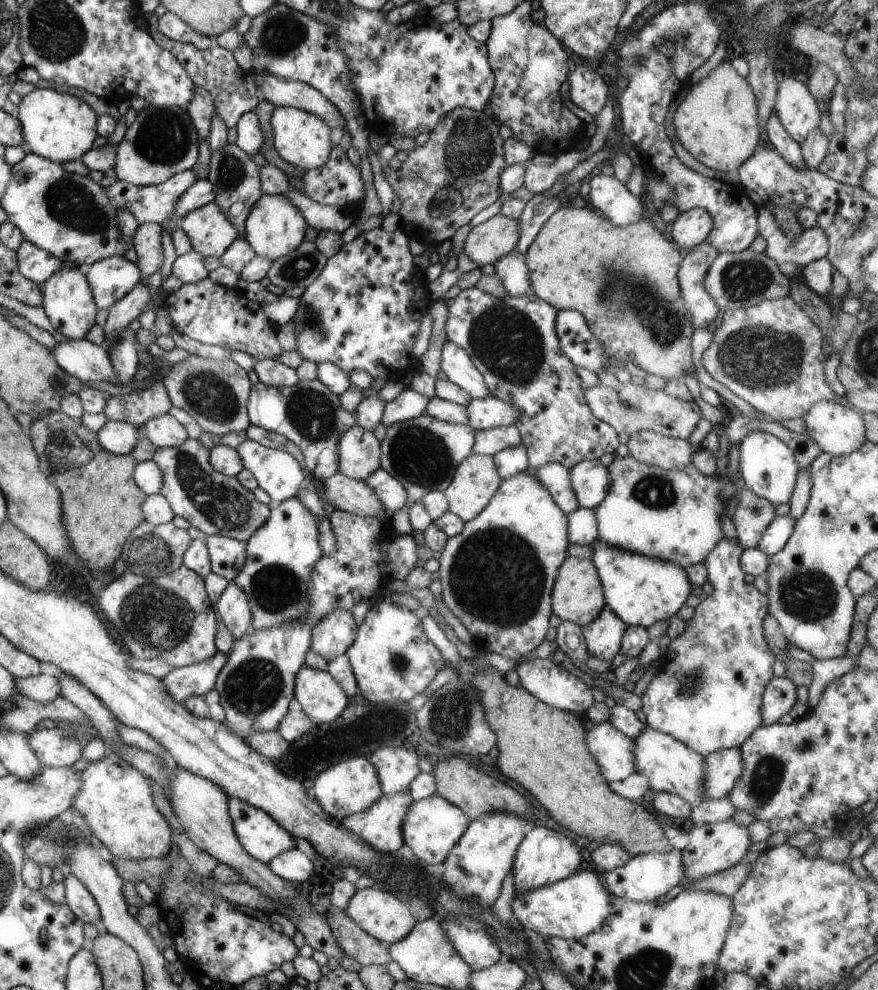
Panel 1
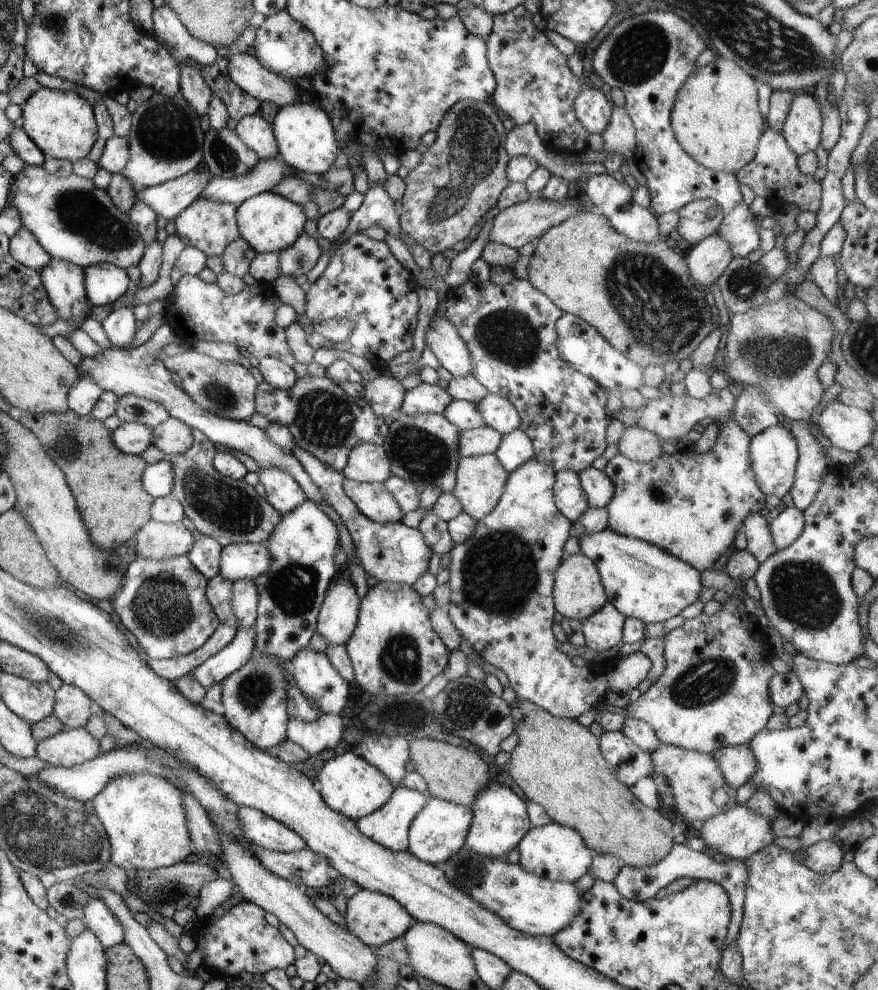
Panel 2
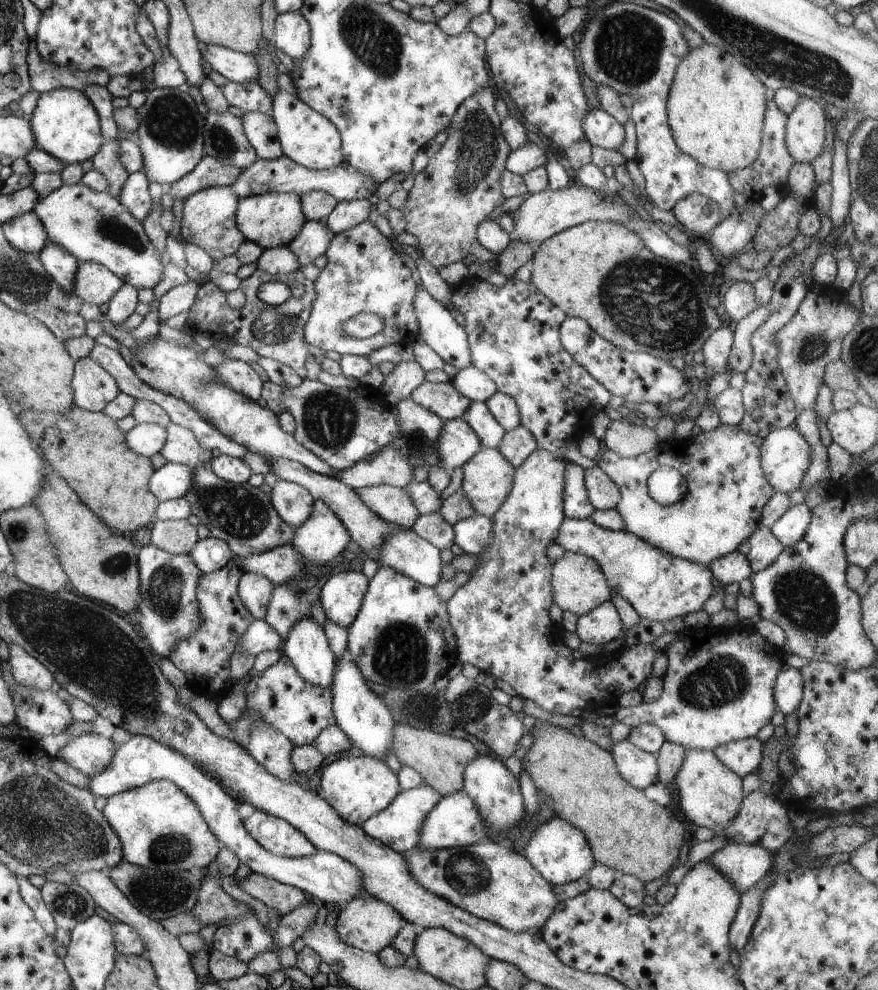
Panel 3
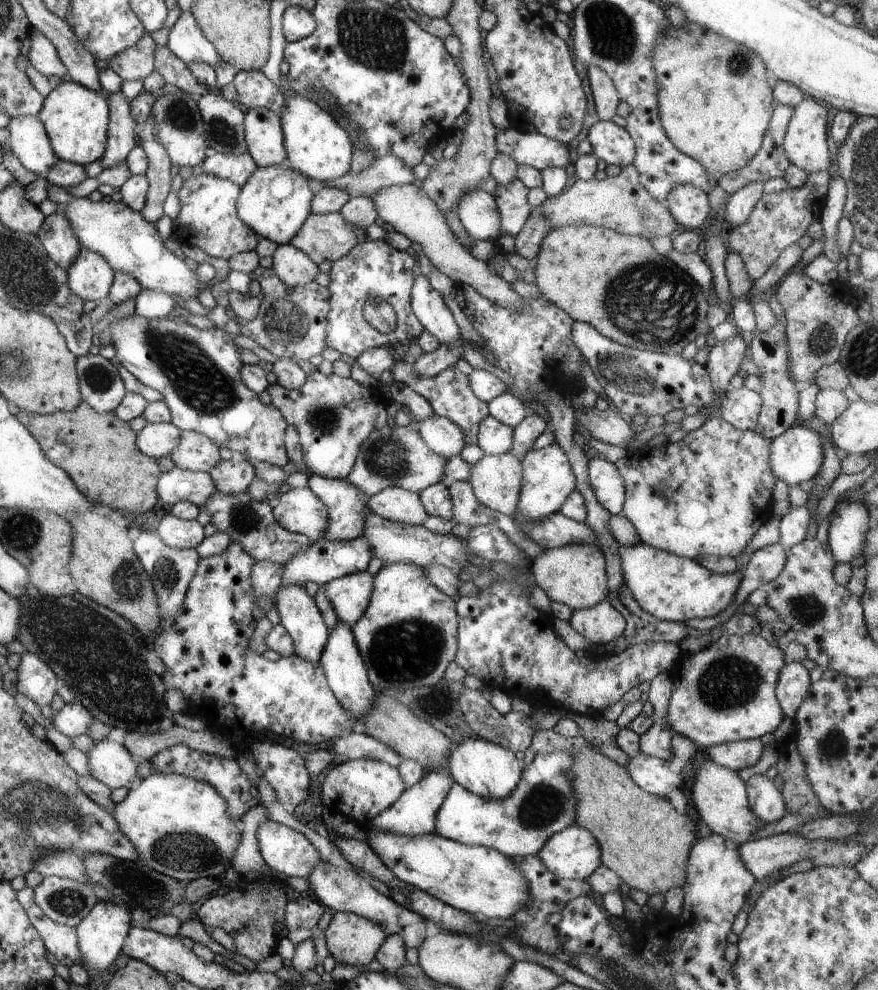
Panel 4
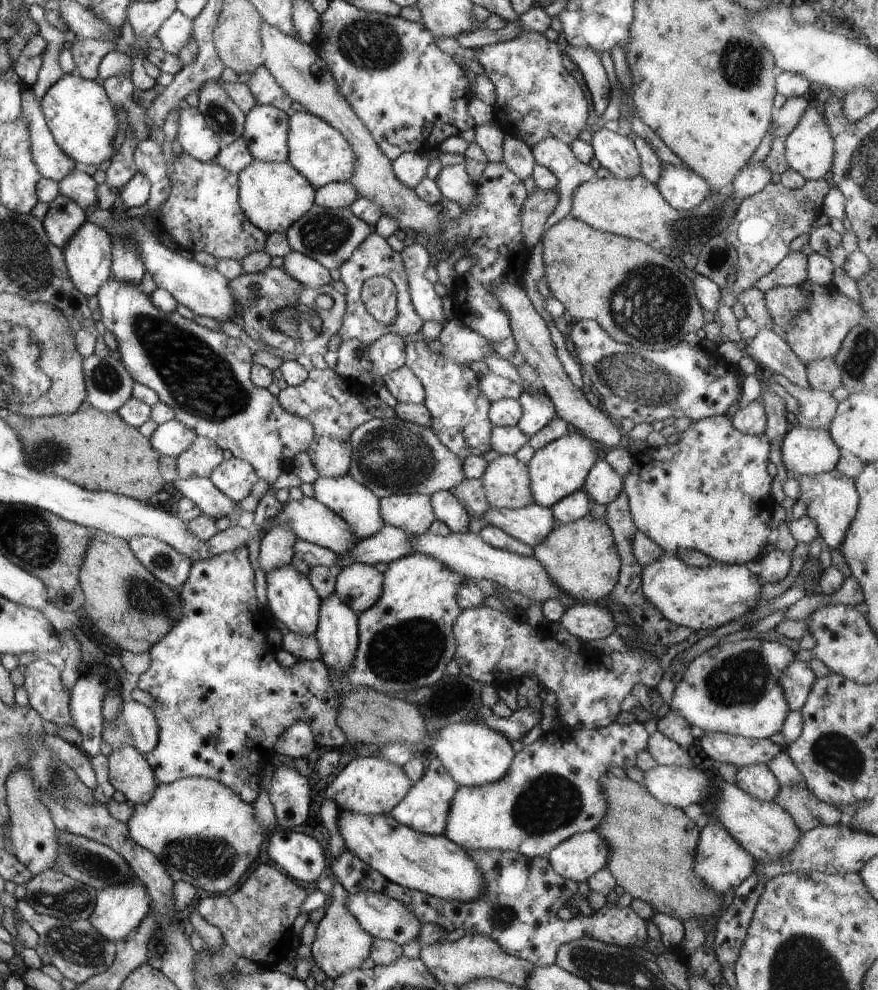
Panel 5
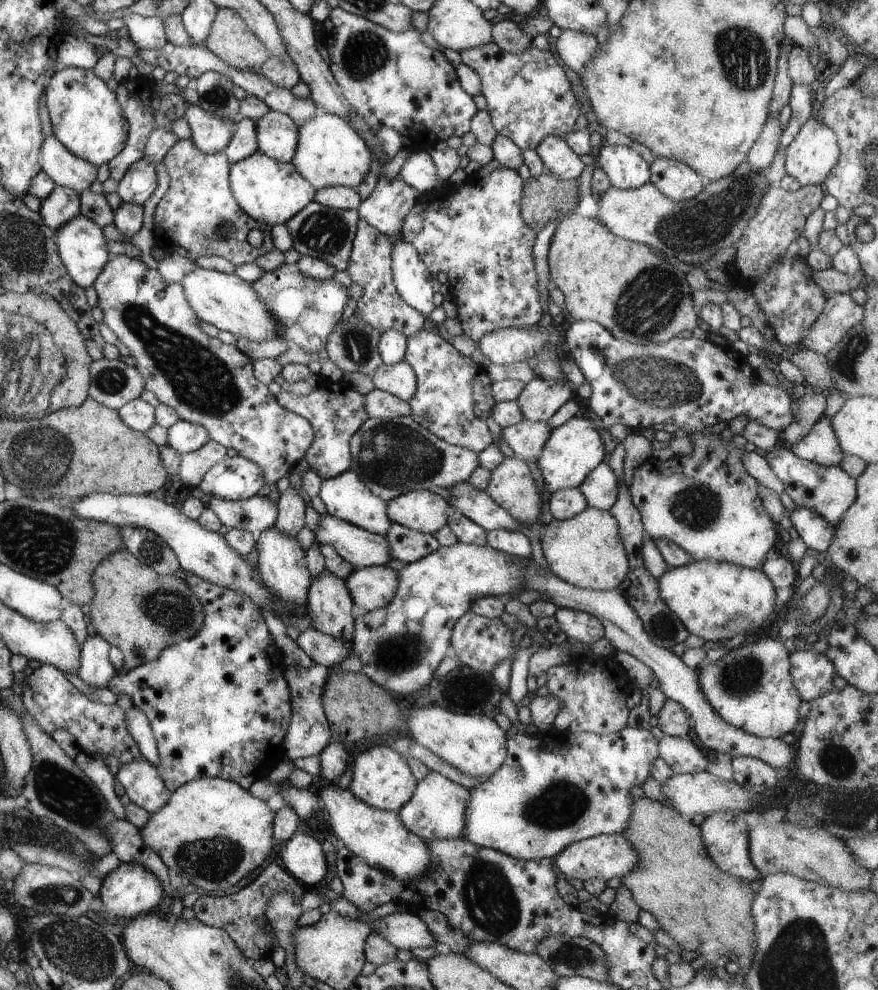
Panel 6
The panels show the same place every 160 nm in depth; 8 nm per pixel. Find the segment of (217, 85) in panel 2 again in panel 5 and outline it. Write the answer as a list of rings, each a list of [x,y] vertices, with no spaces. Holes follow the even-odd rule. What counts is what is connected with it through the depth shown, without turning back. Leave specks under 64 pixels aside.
[[[263,65],[250,76],[242,77],[242,81],[250,88],[257,104],[271,105],[283,112],[291,108],[293,101]]]

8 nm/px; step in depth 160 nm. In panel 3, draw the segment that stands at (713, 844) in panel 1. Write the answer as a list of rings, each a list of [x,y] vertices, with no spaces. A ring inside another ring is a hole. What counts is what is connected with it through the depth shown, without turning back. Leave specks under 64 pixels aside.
[[[758,789],[743,799],[736,818],[724,828],[723,836],[730,844],[758,844],[758,846],[766,848],[768,852],[776,854],[795,832],[789,820],[788,811],[776,797],[767,796]]]

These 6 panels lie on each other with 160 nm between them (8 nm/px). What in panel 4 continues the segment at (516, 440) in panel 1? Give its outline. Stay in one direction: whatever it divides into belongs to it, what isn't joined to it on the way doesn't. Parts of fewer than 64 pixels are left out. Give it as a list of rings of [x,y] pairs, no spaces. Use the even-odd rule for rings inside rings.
[[[438,414],[428,416],[428,420],[416,422],[419,436],[424,444],[438,456],[450,460],[452,456],[460,456],[460,452],[467,446],[469,440],[458,424]]]

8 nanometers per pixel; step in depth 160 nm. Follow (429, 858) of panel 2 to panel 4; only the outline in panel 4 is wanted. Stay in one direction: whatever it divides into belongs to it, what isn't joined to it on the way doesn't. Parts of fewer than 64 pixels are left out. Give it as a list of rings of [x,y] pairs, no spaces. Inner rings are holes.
[[[569,750],[537,754],[532,764],[523,770],[518,786],[504,800],[482,798],[454,782],[438,810],[434,833],[466,846],[494,848],[510,857],[538,855],[552,834],[575,824],[576,792],[572,788],[570,768],[572,753]]]

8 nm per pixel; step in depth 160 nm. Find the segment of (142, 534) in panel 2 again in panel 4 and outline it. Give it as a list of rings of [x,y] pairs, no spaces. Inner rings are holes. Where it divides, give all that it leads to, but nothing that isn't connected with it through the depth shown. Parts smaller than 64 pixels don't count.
[[[170,514],[164,515],[154,532],[170,548],[178,550],[194,550],[206,538],[204,526],[196,519],[180,519]]]

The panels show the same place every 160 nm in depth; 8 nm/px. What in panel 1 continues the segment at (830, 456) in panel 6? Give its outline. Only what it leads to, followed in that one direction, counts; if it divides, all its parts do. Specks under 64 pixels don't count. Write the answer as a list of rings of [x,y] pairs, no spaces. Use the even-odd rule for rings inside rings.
[[[750,431],[739,444],[739,471],[745,486],[756,496],[769,500],[774,506],[786,503],[792,496],[800,466],[794,459],[794,451],[781,439],[765,431]]]

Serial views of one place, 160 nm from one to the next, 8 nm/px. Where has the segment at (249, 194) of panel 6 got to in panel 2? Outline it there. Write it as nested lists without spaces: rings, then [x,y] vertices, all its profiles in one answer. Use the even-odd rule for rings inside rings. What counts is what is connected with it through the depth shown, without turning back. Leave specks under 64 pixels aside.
[[[272,191],[244,200],[244,203],[238,206],[236,216],[240,237],[246,240],[257,254],[279,254],[292,246],[304,233],[307,220],[302,205]]]

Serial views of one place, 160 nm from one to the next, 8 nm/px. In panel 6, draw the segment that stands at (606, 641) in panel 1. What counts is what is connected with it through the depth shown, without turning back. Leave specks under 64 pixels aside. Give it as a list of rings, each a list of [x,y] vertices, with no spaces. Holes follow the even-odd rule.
[[[558,608],[552,618],[554,627],[564,632],[568,640],[579,641],[590,646],[605,637],[605,630],[600,620],[589,613]]]

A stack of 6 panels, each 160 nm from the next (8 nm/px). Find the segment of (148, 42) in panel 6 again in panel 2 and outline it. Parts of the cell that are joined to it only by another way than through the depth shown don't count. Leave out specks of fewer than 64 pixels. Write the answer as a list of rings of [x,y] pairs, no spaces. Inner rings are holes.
[[[240,52],[231,53],[227,58],[228,76],[260,103],[273,102],[280,108],[300,100],[295,82],[266,70],[254,55]]]

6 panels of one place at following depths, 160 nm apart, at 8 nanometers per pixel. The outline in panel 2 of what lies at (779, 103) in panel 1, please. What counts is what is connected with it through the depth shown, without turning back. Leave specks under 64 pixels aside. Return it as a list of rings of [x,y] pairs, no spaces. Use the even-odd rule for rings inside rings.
[[[795,94],[782,135],[788,147],[797,155],[813,152],[821,143],[822,114],[813,94]]]

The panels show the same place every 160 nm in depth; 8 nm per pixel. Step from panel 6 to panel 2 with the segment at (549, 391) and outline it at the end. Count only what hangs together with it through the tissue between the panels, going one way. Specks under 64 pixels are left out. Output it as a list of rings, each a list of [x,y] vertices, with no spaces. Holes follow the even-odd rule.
[[[517,429],[504,435],[495,456],[498,458],[498,462],[502,464],[502,468],[510,473],[516,468],[520,468],[522,464],[533,460],[535,451],[532,440],[522,430]]]

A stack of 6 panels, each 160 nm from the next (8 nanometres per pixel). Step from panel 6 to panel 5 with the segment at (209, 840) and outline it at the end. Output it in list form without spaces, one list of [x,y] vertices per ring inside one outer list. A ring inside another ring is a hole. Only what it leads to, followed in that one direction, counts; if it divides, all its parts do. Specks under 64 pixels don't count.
[[[184,777],[175,780],[173,783],[159,783],[158,788],[155,790],[153,797],[146,804],[137,804],[133,817],[127,822],[130,836],[133,841],[142,848],[148,849],[154,856],[158,857],[164,864],[165,868],[173,878],[173,881],[184,881],[190,883],[195,888],[202,888],[202,890],[212,892],[212,895],[224,895],[224,892],[235,886],[242,875],[253,866],[253,863],[260,856],[260,848],[263,846],[266,840],[267,826],[257,821],[253,803],[247,803],[241,796],[238,796],[237,792],[234,792],[230,787],[222,784],[214,779],[207,779],[204,777]]]

